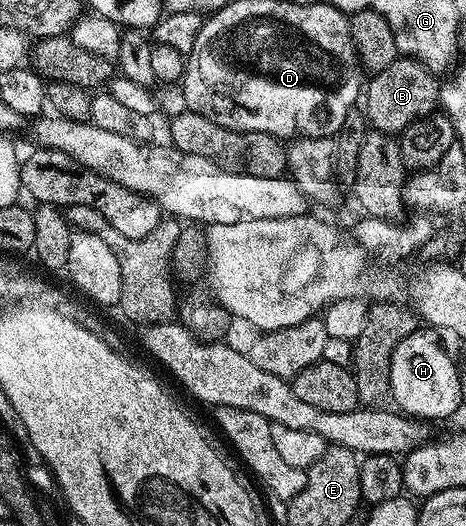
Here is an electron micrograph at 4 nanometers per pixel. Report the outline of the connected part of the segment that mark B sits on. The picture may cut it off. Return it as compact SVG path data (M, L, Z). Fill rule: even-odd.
M399 58L395 62L391 62L391 66L387 66L387 70L379 70L368 77L363 88L363 105L365 104L363 112L368 123L376 131L400 134L405 131L407 126L411 126L411 122L424 116L432 116L434 112L438 111L440 98L441 84L430 69L416 58Z

